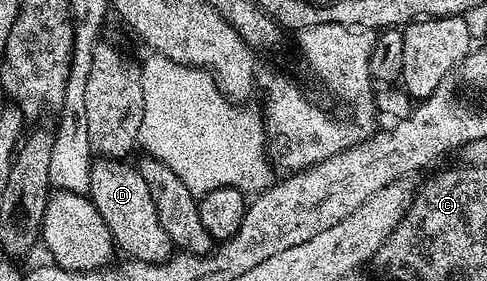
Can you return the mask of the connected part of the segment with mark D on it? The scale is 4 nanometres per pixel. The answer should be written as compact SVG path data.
M102 159L89 166L88 180L90 190L88 196L93 201L104 223L114 237L115 246L122 249L134 261L145 261L147 265L156 265L159 261L167 261L172 256L172 246L168 231L160 227L160 219L156 215L156 207L152 203L152 195L148 185L138 174L137 168L121 169L121 164L110 159Z

